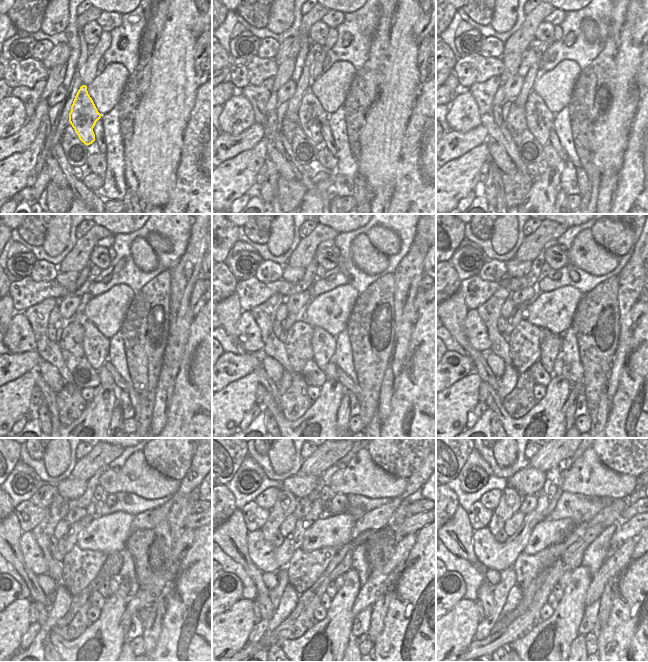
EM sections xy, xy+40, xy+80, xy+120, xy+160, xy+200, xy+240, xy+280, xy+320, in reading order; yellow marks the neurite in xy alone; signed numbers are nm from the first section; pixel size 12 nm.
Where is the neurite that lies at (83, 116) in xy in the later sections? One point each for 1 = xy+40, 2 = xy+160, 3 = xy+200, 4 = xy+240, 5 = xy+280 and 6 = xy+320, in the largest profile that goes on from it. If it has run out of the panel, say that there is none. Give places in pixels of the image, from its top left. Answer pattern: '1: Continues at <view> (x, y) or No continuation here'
1: Continues at xy+40 (312, 116)
2: Continues at xy+160 (323, 344)
3: Continues at xy+200 (550, 344)
4: Continues at xy+240 (103, 589)
5: Continues at xy+280 (331, 591)
6: Continues at xy+320 (558, 592).

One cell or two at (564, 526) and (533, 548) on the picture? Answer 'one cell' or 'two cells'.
one cell

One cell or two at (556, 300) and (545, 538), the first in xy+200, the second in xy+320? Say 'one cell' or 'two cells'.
one cell

